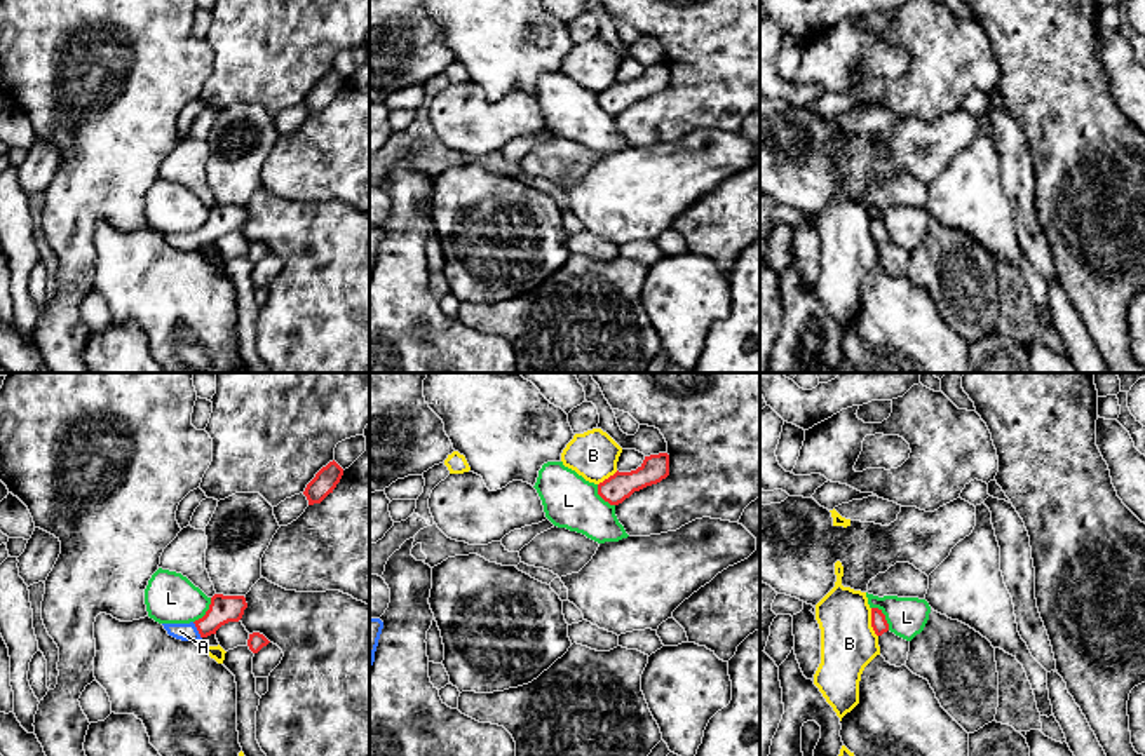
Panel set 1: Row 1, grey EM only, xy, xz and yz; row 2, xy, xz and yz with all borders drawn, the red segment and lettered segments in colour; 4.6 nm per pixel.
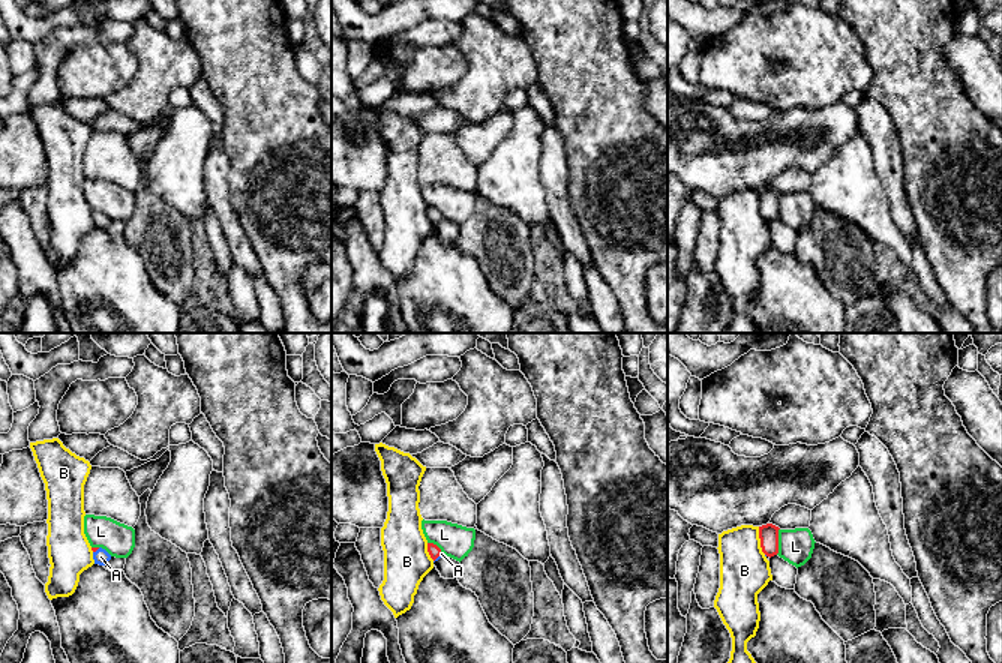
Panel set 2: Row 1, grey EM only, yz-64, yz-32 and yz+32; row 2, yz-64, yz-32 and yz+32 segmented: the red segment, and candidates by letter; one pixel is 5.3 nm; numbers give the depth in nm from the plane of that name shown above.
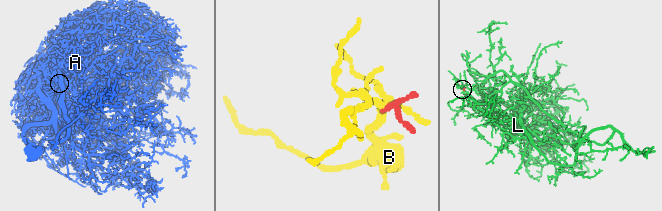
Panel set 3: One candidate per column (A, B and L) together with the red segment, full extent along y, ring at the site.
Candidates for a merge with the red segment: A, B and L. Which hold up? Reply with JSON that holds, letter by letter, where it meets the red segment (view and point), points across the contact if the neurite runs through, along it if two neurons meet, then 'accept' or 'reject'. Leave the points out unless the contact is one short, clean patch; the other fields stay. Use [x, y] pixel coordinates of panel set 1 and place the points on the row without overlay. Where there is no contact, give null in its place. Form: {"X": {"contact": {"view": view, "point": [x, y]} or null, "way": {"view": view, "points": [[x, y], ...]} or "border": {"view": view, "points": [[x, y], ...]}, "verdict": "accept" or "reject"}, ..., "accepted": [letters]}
{"A": {"contact": {"view": "xy", "point": [197, 239]}, "way": {"view": "xy", "points": [[222, 220], [206, 236], [197, 239], [180, 241]]}, "verdict": "accept"}, "B": {"contact": {"view": "yz", "point": [872, 232]}, "border": {"view": "yz", "points": [[870, 218], [870, 236], [877, 246]]}, "verdict": "reject"}, "L": {"contact": {"view": "yz", "point": [884, 227]}, "border": {"view": "yz", "points": [[872, 216], [884, 225], [889, 239]]}, "verdict": "reject"}, "accepted": ["A"]}

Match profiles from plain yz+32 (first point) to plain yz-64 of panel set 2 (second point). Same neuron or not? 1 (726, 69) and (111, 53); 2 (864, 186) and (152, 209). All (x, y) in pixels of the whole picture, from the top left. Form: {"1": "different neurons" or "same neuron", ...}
{"1": "different neurons", "2": "different neurons"}

